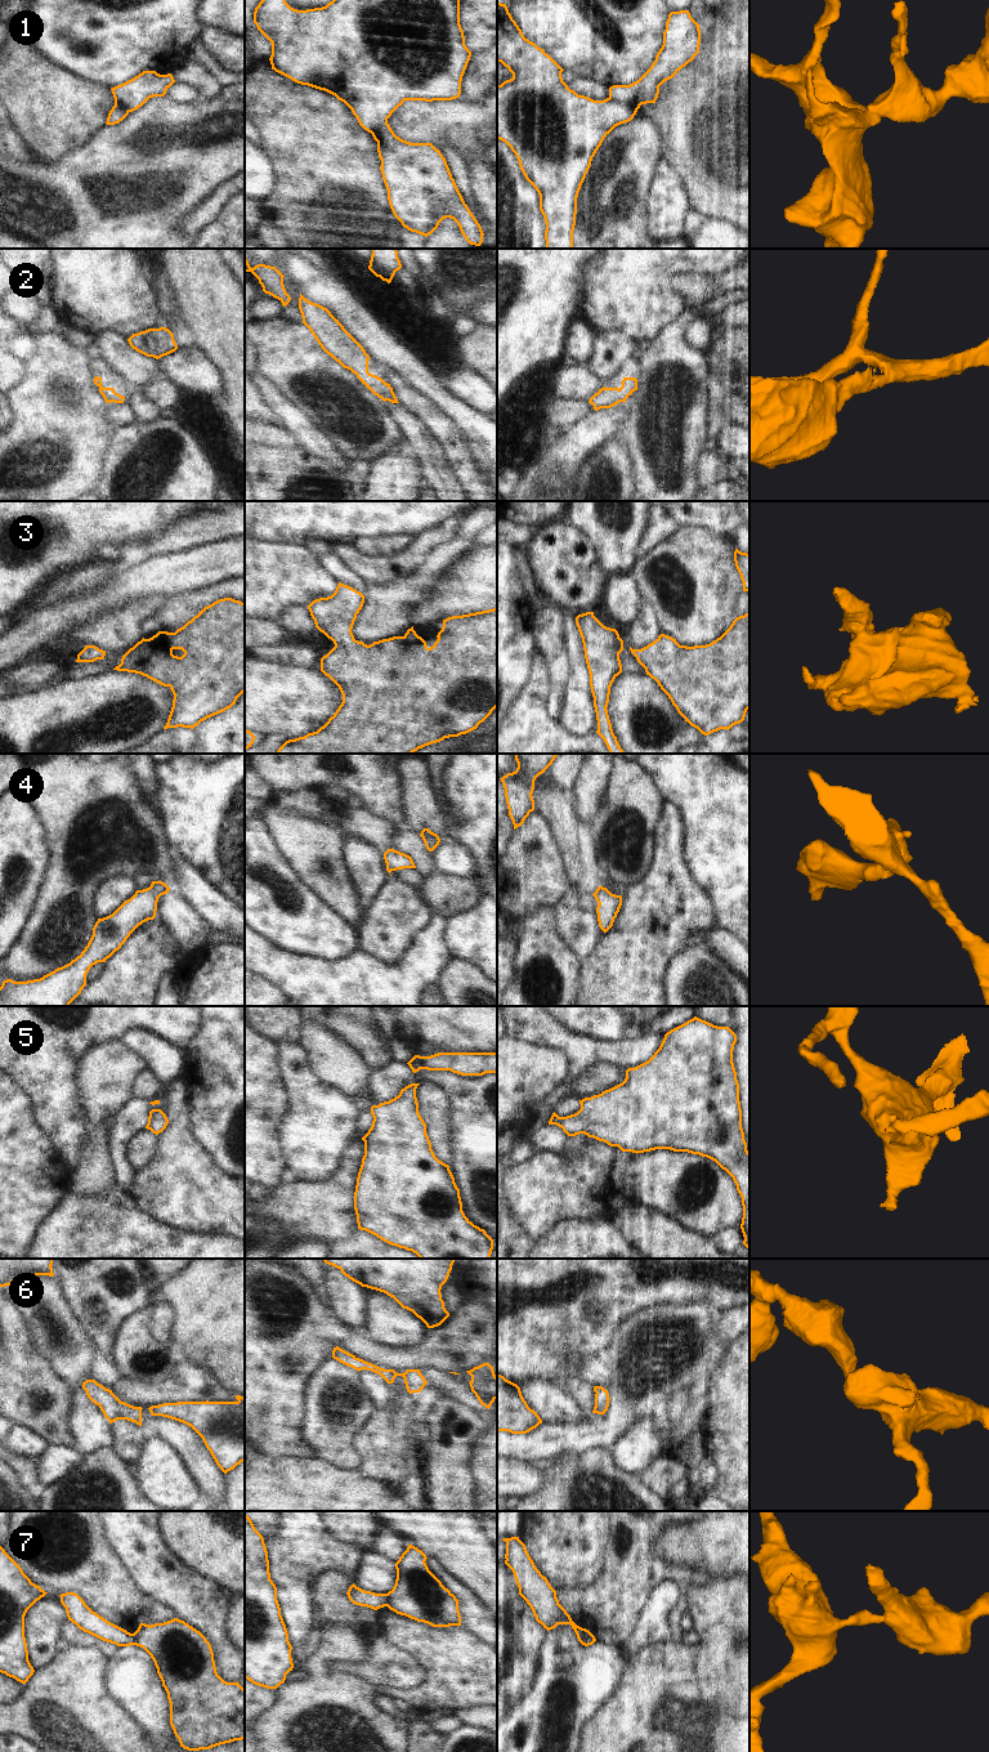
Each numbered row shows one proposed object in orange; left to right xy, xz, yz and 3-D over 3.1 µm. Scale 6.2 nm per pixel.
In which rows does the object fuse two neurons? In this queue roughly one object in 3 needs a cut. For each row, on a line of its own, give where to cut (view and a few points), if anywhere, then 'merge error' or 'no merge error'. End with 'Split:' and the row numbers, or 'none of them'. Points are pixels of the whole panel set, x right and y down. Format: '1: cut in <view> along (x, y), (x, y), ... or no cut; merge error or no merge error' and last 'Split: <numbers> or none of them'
1: cut in yz along (609, 97), (616, 102), (629, 104), (636, 111); merge error
2: no cut; no merge error
3: no cut; no merge error
4: no cut; no merge error
5: no cut; no merge error
6: no cut; no merge error
7: cut in xz along (385, 1594), (386, 1605); merge error
Split: 1, 7

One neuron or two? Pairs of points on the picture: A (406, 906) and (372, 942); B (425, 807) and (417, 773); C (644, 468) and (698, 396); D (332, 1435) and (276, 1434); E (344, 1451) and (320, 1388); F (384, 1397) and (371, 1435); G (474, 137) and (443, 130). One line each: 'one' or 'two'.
A: one
B: one
C: one
D: two
E: one
F: two
G: one

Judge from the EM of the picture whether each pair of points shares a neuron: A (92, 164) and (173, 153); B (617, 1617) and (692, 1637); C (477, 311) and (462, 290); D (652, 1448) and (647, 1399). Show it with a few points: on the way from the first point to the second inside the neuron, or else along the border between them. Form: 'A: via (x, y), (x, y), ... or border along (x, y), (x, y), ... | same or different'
A: via (112, 164), (152, 164) | same
B: border along (683, 1632), (681, 1640) | different
C: border along (483, 296), (465, 307), (448, 305), (442, 299) | different
D: border along (623, 1435), (639, 1421), (650, 1418), (663, 1446) | different

